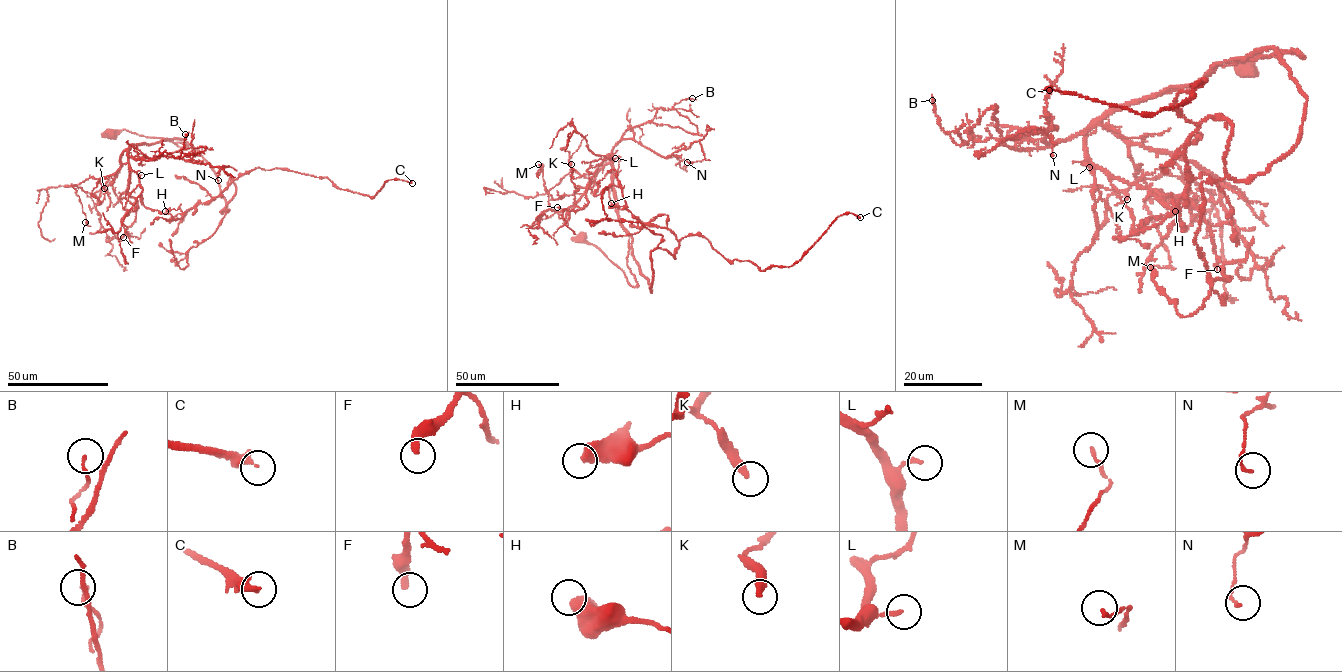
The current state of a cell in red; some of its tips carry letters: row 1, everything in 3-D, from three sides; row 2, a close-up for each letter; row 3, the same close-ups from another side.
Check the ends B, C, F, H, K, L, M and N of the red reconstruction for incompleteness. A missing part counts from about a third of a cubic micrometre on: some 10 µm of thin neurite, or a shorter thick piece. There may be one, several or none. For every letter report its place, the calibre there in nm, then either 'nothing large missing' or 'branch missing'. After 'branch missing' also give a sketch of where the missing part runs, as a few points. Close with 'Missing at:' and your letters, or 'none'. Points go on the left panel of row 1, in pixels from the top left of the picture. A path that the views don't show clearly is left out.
B: (185, 134) | 120 nm | nothing large missing
C: (412, 183) | 300 nm | branch missing
F: (123, 237) | 300 nm | branch missing
H: (165, 211) | 550 nm | nothing large missing
K: (104, 188) | 320 nm | nothing large missing
L: (141, 175) | 160 nm | branch missing
M: (85, 222) | 150 nm | nothing large missing
N: (218, 180) | 130 nm | nothing large missing
Missing at: C, F, L

